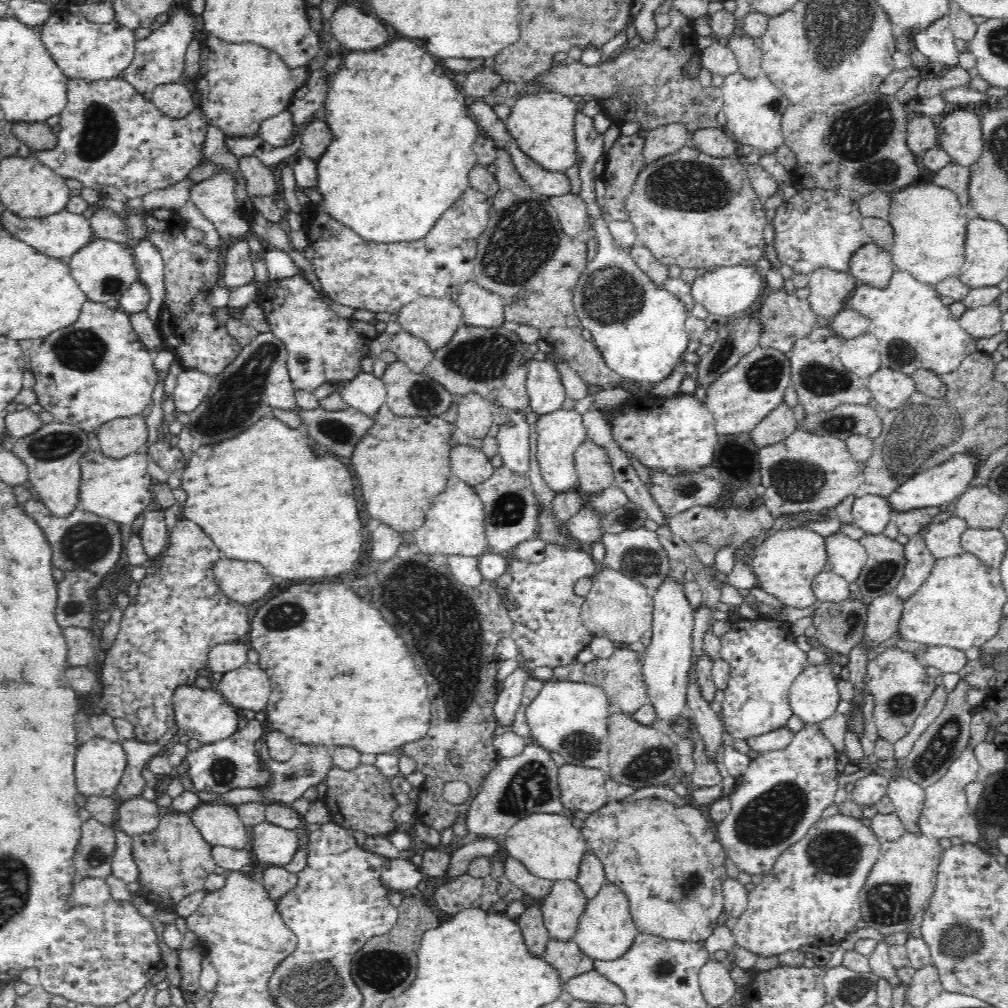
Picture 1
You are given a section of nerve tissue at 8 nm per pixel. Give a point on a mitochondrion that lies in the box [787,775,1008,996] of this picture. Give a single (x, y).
(964, 943)

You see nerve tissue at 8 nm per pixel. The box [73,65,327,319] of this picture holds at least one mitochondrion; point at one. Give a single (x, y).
(109, 284)

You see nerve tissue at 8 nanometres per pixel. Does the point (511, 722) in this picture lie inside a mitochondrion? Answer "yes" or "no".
no

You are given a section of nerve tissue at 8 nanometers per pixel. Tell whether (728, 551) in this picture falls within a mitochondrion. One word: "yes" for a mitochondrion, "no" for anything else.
no

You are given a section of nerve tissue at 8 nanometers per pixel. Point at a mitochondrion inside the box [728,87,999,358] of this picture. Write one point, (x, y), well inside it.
(871, 127)

